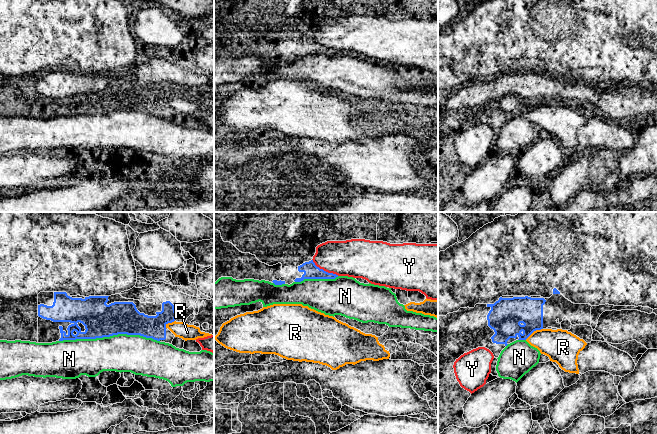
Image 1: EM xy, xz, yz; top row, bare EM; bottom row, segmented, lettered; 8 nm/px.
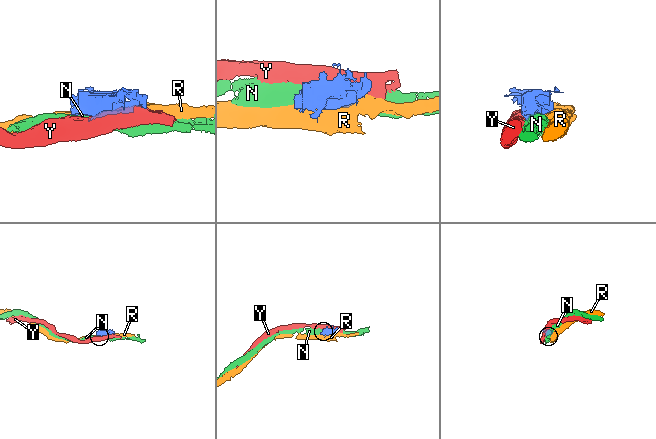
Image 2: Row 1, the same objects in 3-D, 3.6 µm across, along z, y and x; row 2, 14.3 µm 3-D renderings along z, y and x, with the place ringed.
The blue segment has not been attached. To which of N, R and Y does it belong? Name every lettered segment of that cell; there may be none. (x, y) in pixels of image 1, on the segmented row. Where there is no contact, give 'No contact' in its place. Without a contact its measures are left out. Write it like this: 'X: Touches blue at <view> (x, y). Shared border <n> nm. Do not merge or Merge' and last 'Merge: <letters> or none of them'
N: Touches blue at xy (109, 336). Shared border 800 nm. Do not merge
R: Touches blue at yz (533, 331). Shared border 170 nm. Do not merge
Y: Touches blue at xz (323, 270). Shared border 260 nm. Do not merge
Merge: none of them

